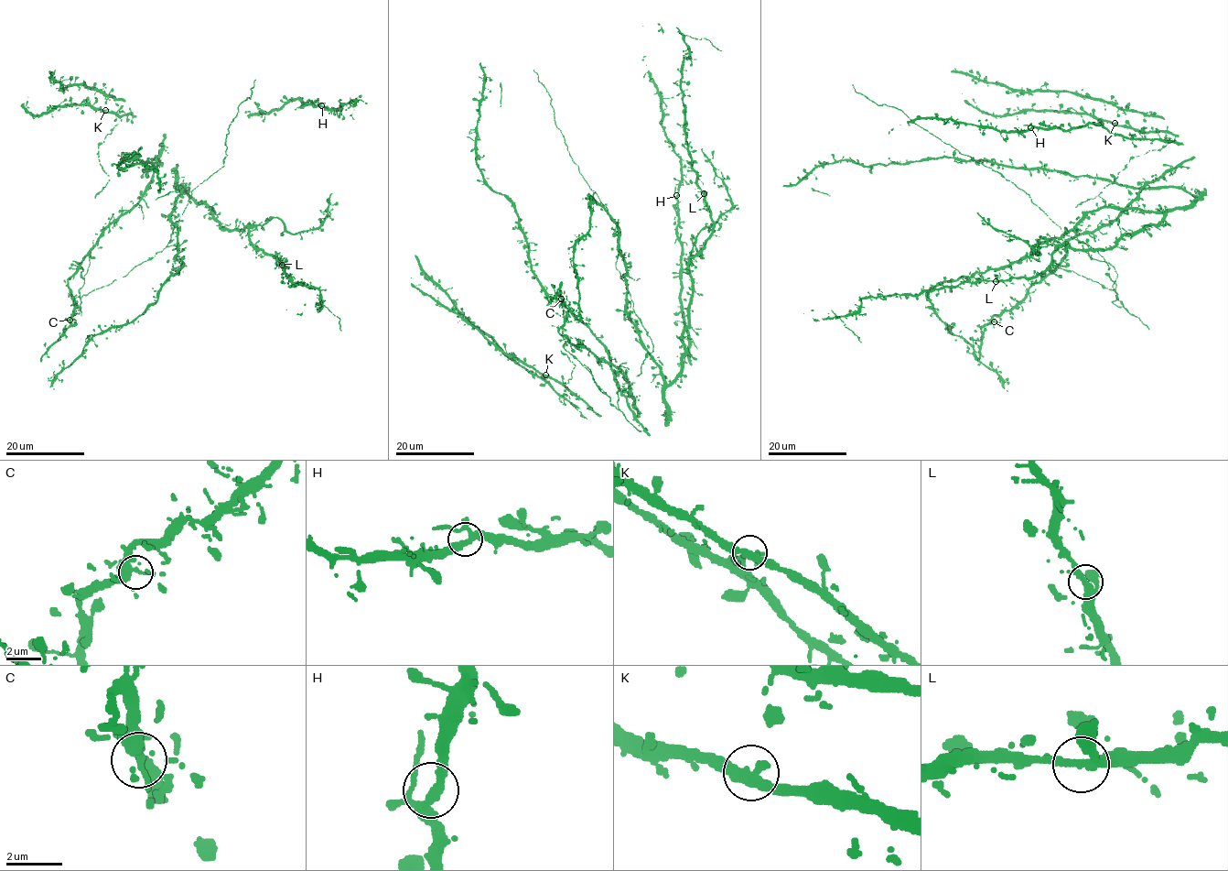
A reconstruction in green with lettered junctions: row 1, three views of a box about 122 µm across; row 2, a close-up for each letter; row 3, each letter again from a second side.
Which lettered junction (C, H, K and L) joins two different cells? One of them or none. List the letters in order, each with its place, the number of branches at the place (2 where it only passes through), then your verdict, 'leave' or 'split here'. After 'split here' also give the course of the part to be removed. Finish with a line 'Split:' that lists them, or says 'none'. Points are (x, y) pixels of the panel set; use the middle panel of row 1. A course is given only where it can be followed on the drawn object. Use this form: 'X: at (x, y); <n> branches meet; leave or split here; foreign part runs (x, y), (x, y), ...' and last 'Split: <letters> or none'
C: at (561, 299); 3 branches meet; leave
H: at (676, 195); 3 branches meet; leave
K: at (545, 375); 3 branches meet; leave
L: at (704, 193); 3 branches meet; leave
Split: none

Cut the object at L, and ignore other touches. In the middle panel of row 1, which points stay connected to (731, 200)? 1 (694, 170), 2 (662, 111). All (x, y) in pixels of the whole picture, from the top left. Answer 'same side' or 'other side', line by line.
1: other side
2: same side

